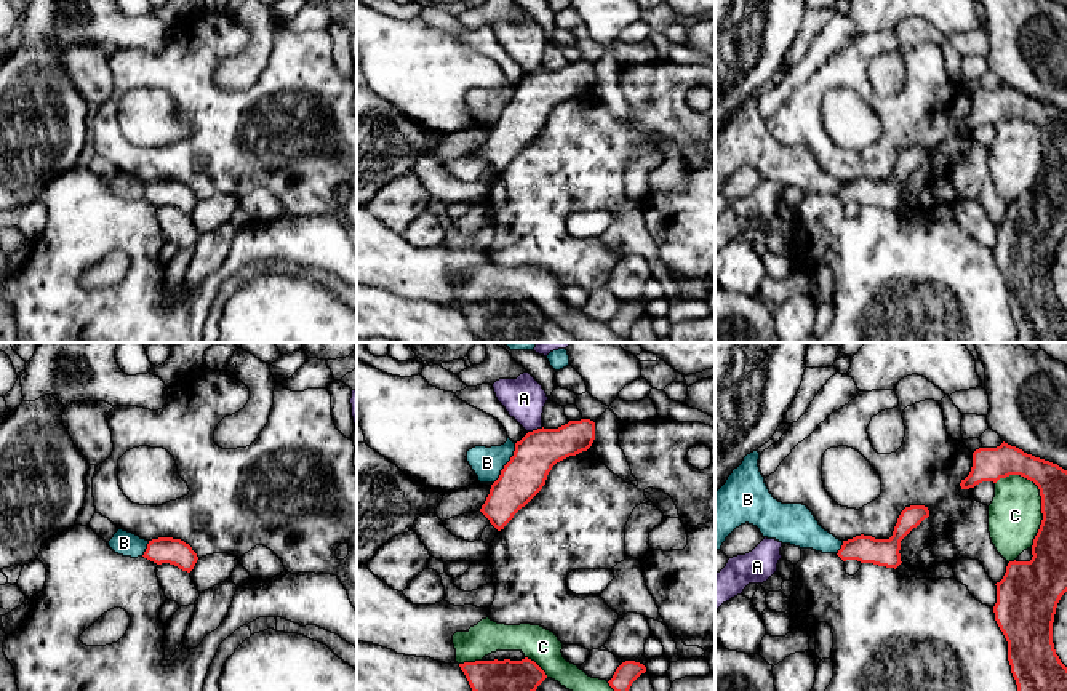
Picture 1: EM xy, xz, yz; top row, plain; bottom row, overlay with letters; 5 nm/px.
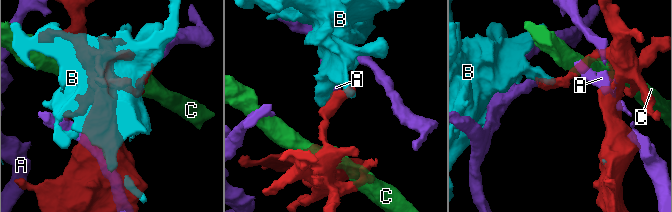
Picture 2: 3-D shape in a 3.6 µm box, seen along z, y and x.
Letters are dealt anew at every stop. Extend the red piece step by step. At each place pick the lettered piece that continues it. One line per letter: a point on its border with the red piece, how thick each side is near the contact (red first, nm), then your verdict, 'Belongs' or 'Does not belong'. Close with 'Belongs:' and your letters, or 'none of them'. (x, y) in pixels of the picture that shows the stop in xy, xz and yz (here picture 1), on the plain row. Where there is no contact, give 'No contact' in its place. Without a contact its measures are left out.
A: Touches red at xz (535, 72). Thickness 220 nm (red) against 220 nm. Does not belong
B: Touches red at xz (506, 106). Thickness 220 nm (red) against 160 nm. Does not belong
C: Touches red at yz (1042, 141). Thickness 180 nm (red) against 280 nm. Does not belong
Belongs: none of them

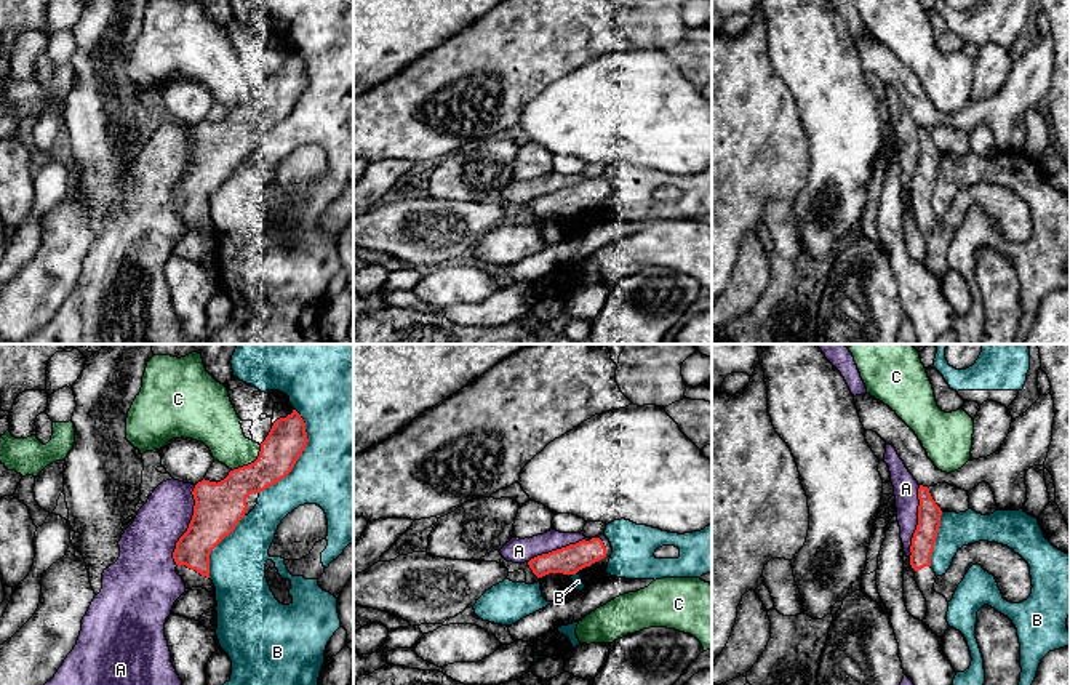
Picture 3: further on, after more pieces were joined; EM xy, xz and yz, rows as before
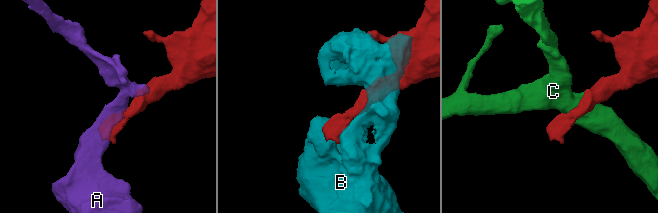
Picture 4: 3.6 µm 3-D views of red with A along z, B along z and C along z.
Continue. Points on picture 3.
A: Touches red at xy (189, 167). Thickness 240 nm (red) against 280 nm. Does not belong
B: Touches red at xy (301, 95). Thickness 200 nm (red) against 480 nm. Does not belong
C: Touches red at xy (251, 104). Thickness 220 nm (red) against 220 nm. Does not belong
Belongs: none of them

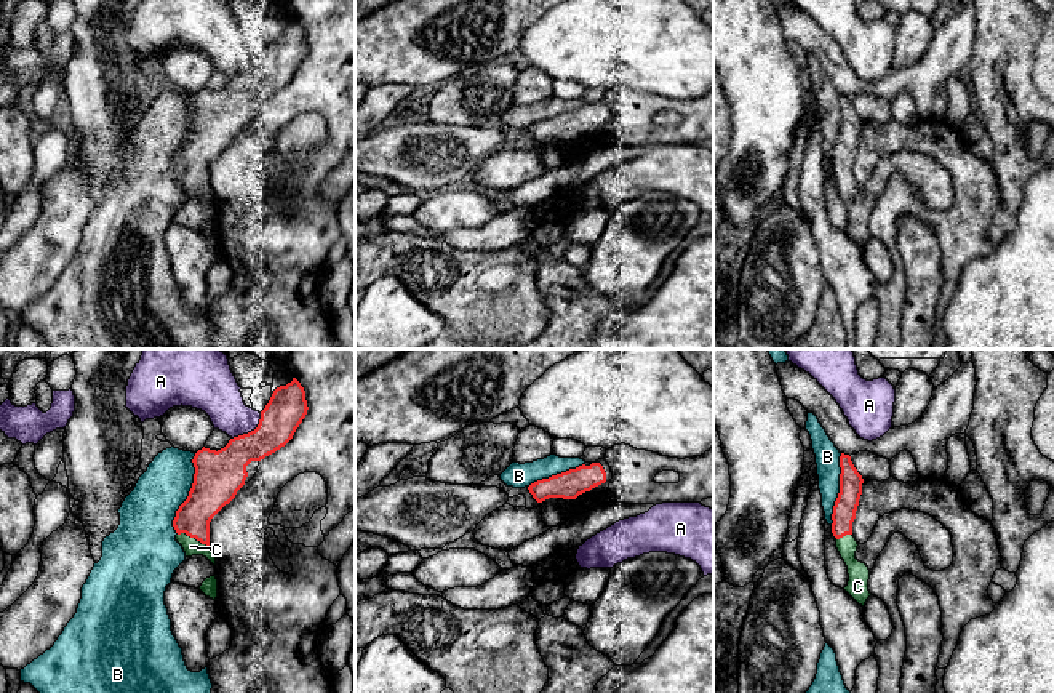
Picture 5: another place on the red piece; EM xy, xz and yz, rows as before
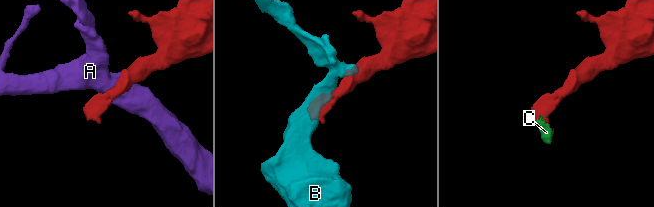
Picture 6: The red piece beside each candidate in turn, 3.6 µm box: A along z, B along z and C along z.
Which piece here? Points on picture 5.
A: Touches red at xy (251, 72). Thickness 220 nm (red) against 220 nm. Does not belong
B: Touches red at xy (189, 135). Thickness 240 nm (red) against 280 nm. Does not belong
C: Touches red at xy (194, 178). Thickness 200 nm (red) against 90 nm. Belongs
Belongs: C

